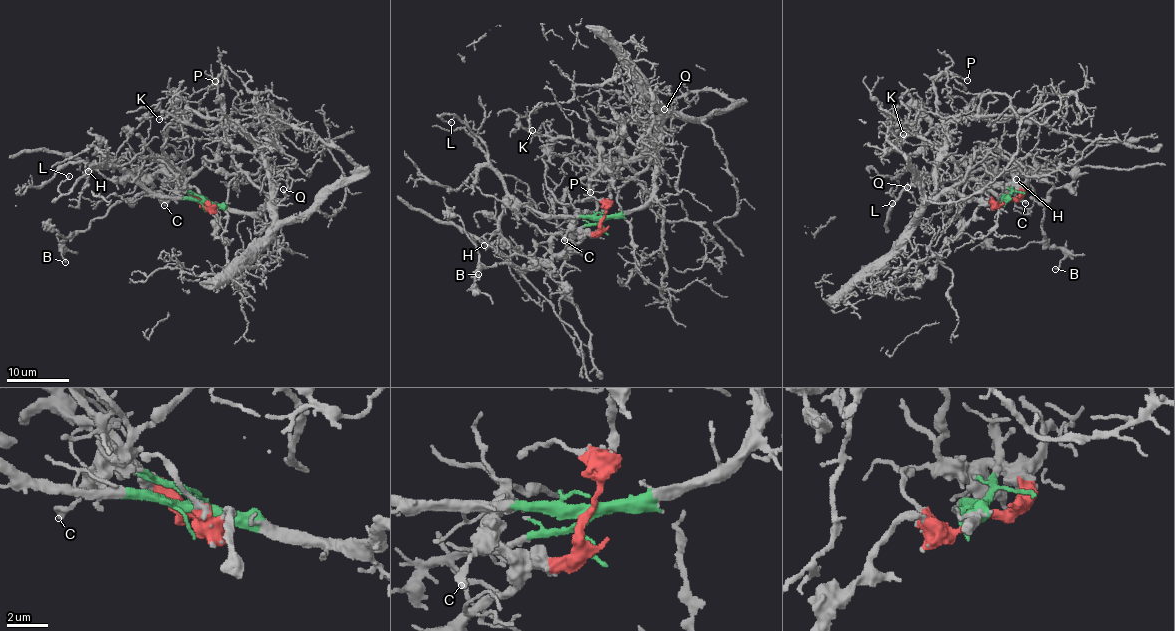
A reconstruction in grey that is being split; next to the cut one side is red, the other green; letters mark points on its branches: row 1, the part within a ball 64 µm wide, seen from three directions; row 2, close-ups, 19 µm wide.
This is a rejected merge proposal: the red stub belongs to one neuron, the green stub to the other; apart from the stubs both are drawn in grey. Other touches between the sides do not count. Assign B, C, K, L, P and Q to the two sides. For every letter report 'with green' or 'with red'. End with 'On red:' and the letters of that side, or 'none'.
B: with red
C: with red
K: with green
L: with green
P: with green
Q: with green
On red: B, C

